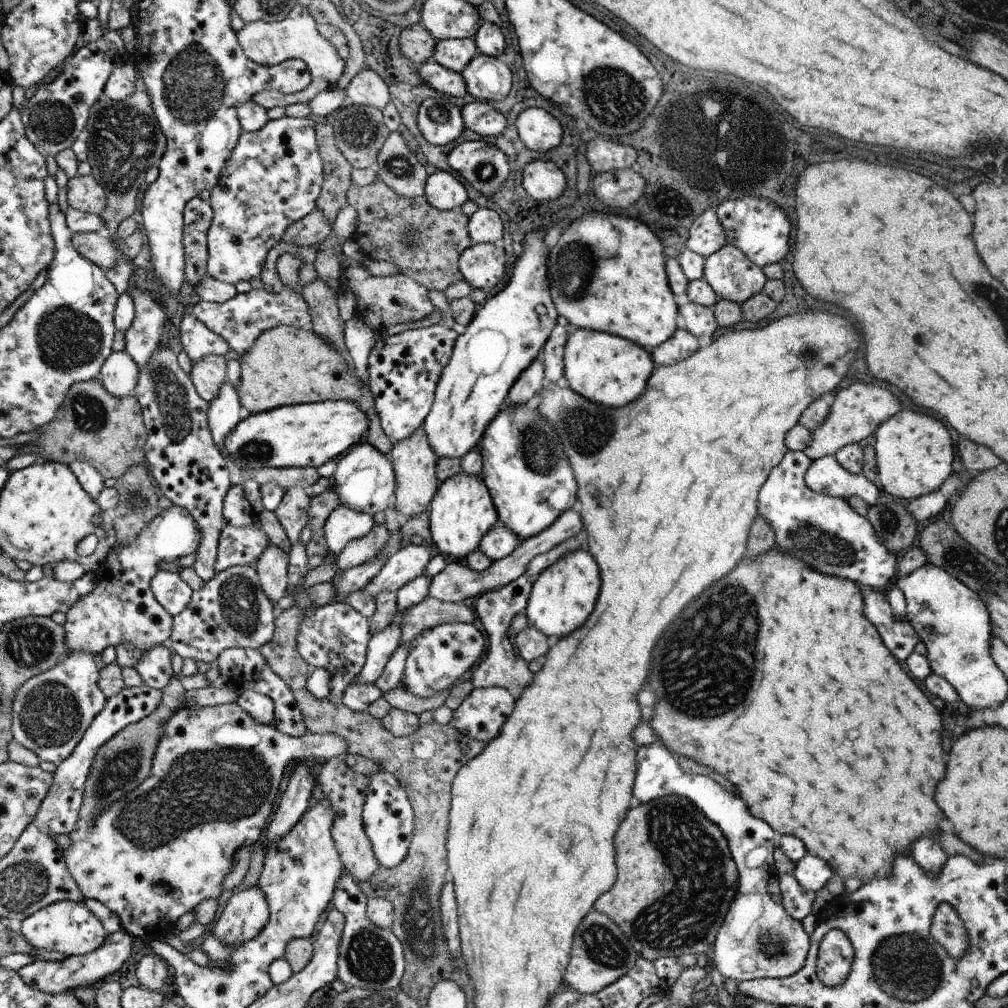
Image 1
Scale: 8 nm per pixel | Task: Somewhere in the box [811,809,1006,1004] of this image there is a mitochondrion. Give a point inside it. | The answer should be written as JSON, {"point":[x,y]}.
{"point":[905,964]}

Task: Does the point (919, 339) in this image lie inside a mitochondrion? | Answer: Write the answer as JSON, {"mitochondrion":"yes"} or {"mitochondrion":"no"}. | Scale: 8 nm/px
{"mitochondrion":"no"}

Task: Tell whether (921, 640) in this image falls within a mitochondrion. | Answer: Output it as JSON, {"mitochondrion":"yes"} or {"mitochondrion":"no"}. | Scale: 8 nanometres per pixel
{"mitochondrion":"no"}

